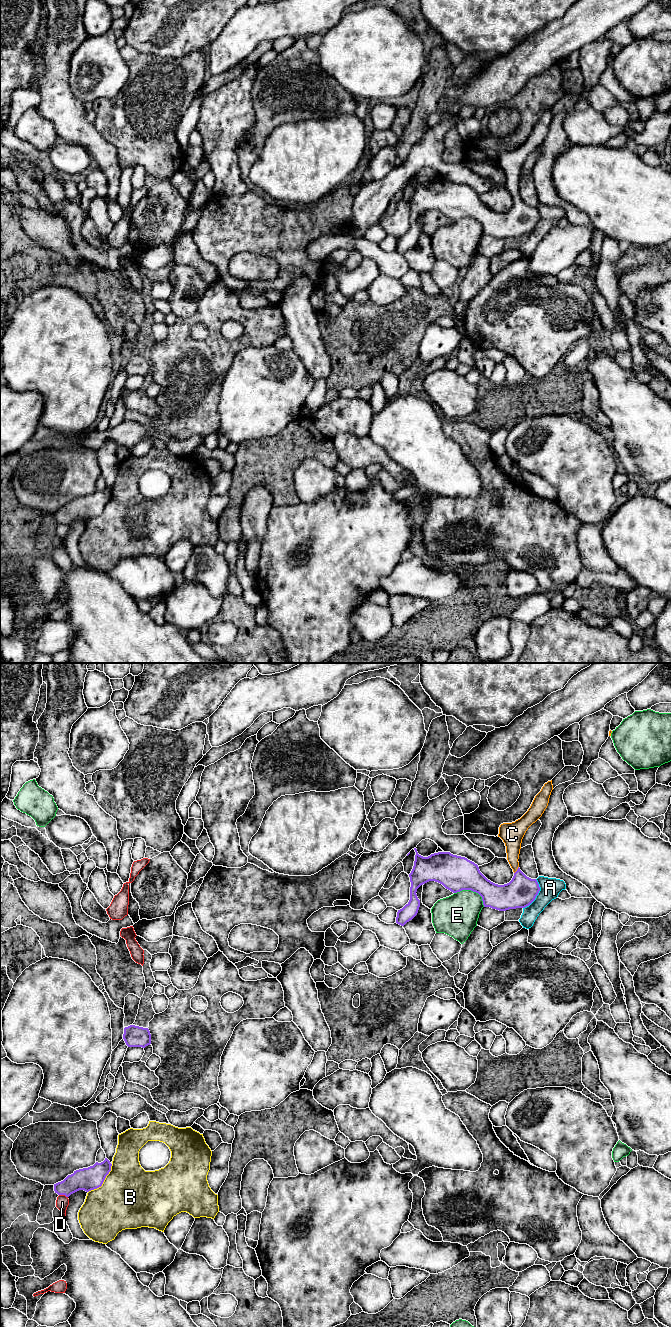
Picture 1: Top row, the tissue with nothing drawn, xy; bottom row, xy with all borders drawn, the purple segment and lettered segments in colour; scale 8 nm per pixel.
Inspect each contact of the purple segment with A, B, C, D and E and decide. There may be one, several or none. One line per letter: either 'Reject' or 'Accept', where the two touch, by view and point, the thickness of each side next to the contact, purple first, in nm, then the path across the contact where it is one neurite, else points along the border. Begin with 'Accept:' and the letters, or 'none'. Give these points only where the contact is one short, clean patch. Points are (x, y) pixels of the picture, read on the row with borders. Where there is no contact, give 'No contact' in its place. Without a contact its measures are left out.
Accept: C
A: Reject. Touches purple at xy (537, 894). Thickness 240 nm (purple) against 160 nm
B: Reject. Touches purple at xy (103, 1181). Thickness 190 nm (purple) against 500 nm
C: Accept. Touches purple at xy (517, 870). Thickness 240 nm (purple) against 140 nm. Path across: xy (521, 891), (517, 870), (513, 862), (512, 840)
D: Reject. Touches purple at xy (63, 1194). Thickness 190 nm (purple) against 110 nm
E: Reject. Touches purple at xy (472, 890). Thickness 280 nm (purple) against 340 nm

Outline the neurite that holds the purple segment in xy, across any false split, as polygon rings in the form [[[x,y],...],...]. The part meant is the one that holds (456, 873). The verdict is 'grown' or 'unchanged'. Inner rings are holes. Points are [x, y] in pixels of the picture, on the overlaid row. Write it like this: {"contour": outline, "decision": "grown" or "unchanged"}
{"contour": [[[551,780],[544,784],[520,819],[503,823],[499,827],[498,837],[505,843],[507,860],[514,872],[512,880],[507,884],[498,885],[491,882],[480,872],[477,864],[465,857],[450,852],[438,852],[423,857],[414,848],[415,861],[409,874],[410,900],[398,910],[396,923],[404,926],[417,915],[420,907],[417,889],[429,881],[438,882],[453,893],[462,890],[476,892],[482,897],[484,907],[499,911],[529,906],[538,895],[540,887],[536,879],[527,877],[519,868],[521,843],[528,828],[547,808],[552,790]]], "decision": "grown"}

